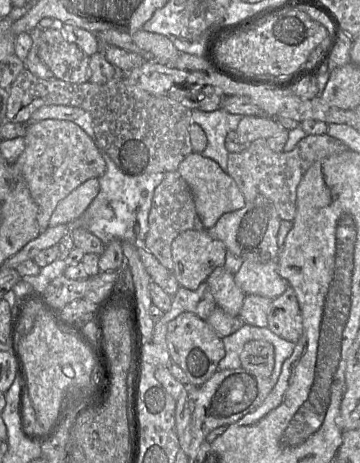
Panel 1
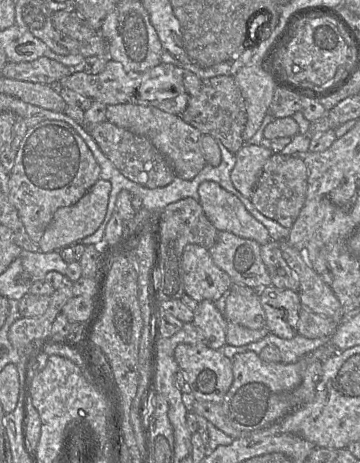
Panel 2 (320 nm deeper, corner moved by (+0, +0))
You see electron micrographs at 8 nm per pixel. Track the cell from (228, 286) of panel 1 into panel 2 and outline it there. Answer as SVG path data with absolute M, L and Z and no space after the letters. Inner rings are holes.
M203 300L198 303L193 311L193 324L204 333L206 346L219 350L226 345L226 328L228 321L220 313L214 301Z

